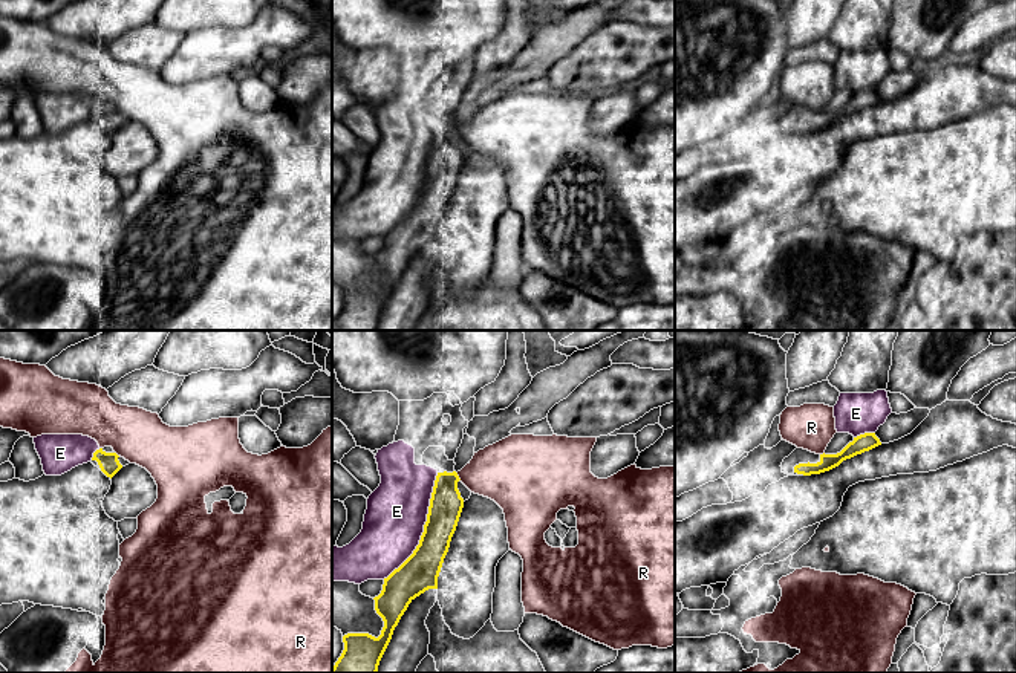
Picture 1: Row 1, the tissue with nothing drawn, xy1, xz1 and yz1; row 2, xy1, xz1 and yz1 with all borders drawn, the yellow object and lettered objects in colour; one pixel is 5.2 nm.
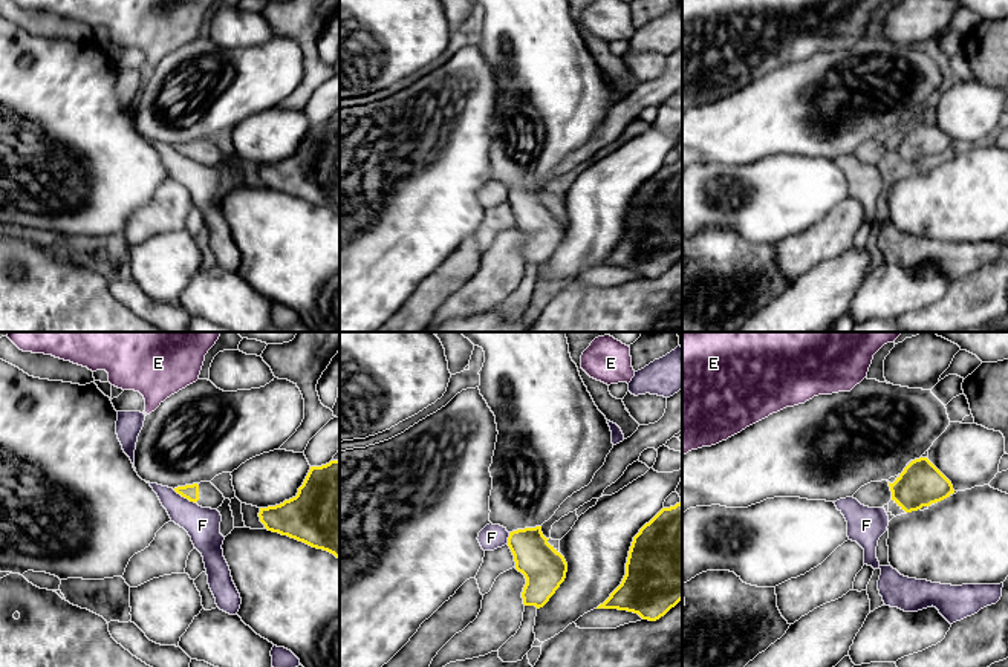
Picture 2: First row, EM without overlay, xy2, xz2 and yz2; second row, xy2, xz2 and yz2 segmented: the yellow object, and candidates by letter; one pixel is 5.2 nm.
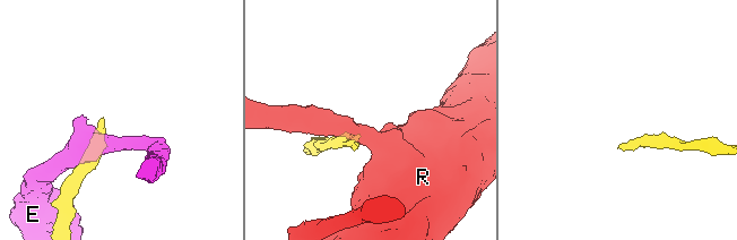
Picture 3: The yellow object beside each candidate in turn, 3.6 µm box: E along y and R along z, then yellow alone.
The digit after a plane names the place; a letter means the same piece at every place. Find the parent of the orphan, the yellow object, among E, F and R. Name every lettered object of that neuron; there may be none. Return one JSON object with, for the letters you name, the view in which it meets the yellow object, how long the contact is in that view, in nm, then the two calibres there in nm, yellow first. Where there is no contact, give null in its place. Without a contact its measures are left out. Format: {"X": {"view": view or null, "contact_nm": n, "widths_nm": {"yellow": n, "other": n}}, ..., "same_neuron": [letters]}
{"same_neuron": []}

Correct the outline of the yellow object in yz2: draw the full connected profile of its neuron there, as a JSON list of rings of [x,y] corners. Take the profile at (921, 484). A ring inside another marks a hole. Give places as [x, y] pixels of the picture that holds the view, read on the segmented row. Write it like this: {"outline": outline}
{"outline": [[[927,457],[912,460],[889,486],[892,500],[906,512],[930,506],[954,493],[951,482]]]}

